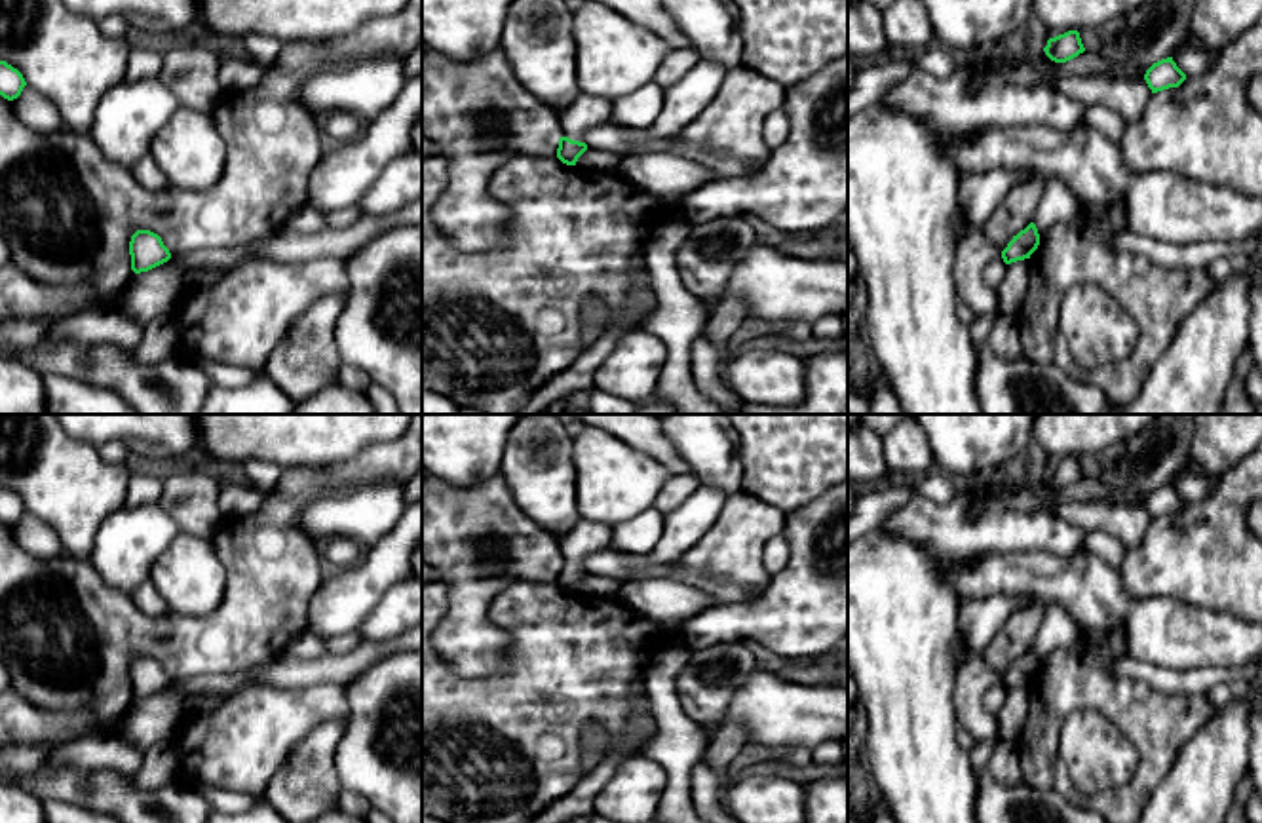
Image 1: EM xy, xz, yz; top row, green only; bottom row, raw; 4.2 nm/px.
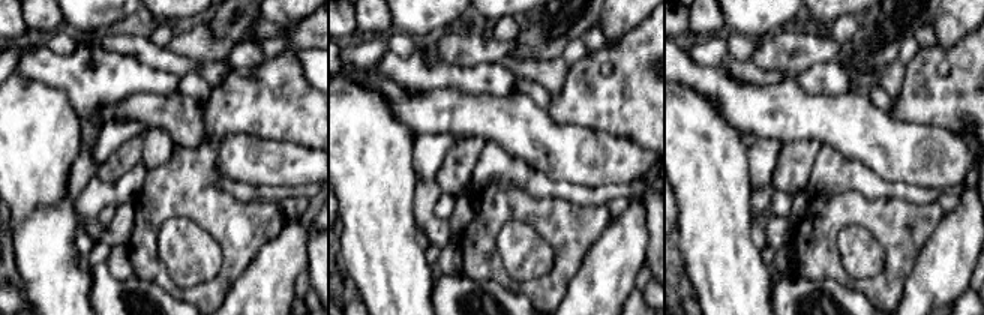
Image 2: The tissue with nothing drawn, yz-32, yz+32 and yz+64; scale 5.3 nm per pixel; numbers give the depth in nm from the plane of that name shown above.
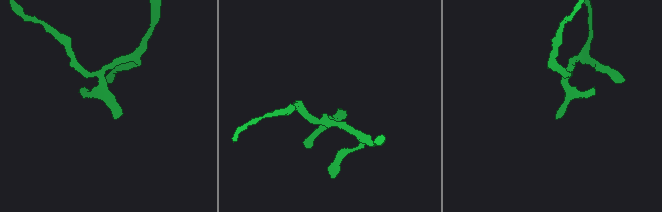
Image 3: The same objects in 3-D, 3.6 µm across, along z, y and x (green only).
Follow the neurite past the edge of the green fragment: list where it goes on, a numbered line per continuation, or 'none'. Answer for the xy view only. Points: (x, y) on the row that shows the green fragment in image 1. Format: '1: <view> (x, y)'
none

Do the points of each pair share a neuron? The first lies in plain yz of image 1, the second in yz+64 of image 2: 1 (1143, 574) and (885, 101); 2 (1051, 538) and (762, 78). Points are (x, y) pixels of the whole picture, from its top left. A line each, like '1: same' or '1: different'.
1: different
2: same

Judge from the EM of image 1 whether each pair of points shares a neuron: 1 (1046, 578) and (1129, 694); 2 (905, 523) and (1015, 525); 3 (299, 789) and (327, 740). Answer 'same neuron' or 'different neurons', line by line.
1: different neurons
2: same neuron
3: same neuron

